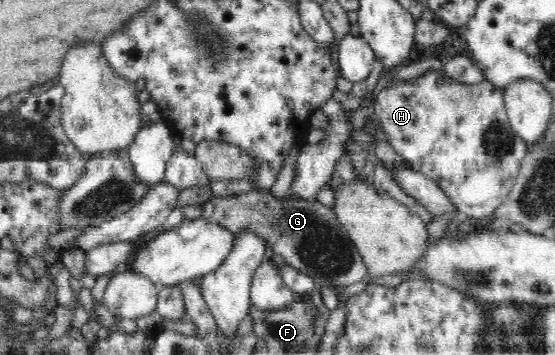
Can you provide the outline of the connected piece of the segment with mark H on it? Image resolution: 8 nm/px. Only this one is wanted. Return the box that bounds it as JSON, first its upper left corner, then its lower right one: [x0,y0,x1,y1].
[374,71,531,220]

